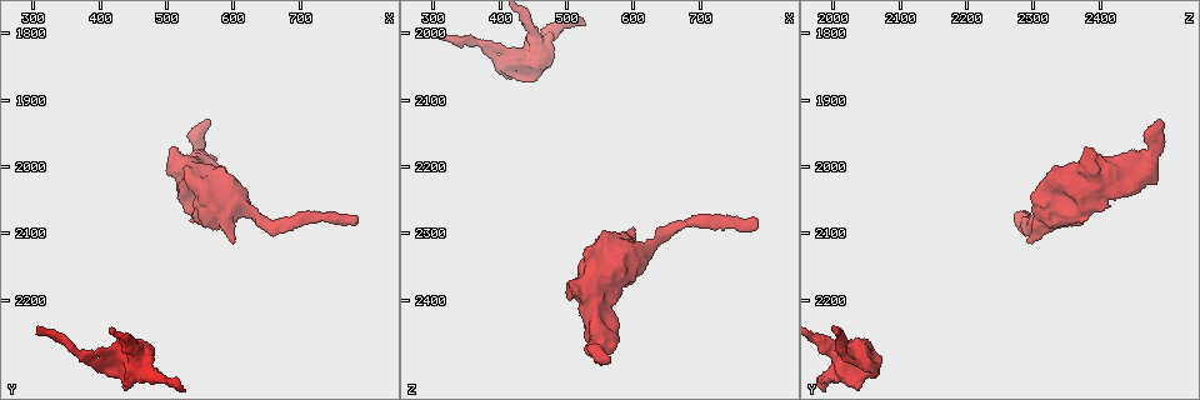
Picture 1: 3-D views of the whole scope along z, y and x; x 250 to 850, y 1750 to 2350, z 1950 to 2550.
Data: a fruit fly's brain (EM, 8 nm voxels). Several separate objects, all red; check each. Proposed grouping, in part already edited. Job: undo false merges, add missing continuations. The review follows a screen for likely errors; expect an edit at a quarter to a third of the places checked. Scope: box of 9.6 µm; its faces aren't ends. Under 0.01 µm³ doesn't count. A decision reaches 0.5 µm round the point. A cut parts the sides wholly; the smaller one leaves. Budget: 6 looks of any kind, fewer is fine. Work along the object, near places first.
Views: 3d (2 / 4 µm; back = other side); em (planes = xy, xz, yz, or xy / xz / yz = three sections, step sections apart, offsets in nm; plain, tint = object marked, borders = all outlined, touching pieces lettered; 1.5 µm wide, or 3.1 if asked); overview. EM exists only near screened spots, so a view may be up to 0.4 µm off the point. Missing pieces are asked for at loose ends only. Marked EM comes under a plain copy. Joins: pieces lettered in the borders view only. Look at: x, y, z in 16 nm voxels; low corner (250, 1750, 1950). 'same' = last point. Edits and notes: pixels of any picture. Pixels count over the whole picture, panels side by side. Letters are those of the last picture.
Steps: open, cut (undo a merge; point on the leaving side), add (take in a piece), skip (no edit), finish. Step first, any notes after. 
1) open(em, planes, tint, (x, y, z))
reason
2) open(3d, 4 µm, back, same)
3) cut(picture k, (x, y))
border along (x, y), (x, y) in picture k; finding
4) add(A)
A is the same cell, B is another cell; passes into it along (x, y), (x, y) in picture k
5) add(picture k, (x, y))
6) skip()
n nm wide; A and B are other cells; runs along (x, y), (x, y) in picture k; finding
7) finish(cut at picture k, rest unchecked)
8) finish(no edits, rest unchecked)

open(em, planes, borders, (600, 2110, 2290))
stops while still wide

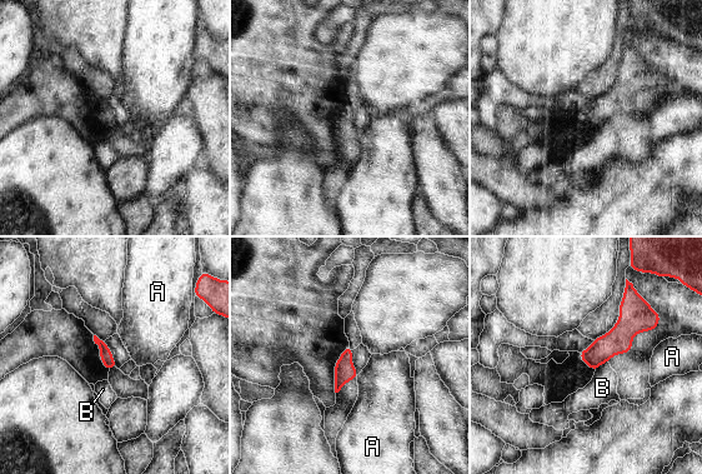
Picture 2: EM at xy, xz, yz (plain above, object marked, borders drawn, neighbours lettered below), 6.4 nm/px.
skip()
A and B are other cells; border along (607, 360), (595, 372) in picture 2; no lettered piece goes on from it

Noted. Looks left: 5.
open(em, planes, borders, (310, 2235, 2000))
an open end

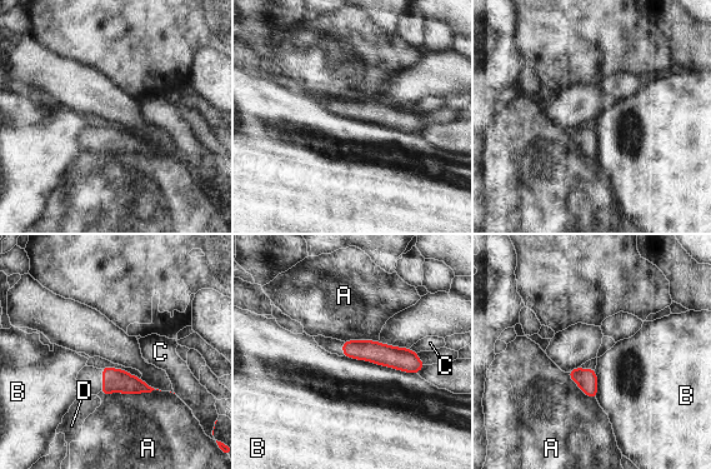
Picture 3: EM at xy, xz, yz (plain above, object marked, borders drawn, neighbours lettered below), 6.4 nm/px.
skip()
110 nm wide; A, B, C and D are other cells; border along (160, 390), (100, 393) in picture 3; no lettered piece goes on from it

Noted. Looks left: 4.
open(3d, 4 µm, (790, 2085, 2285))
end of a long branch

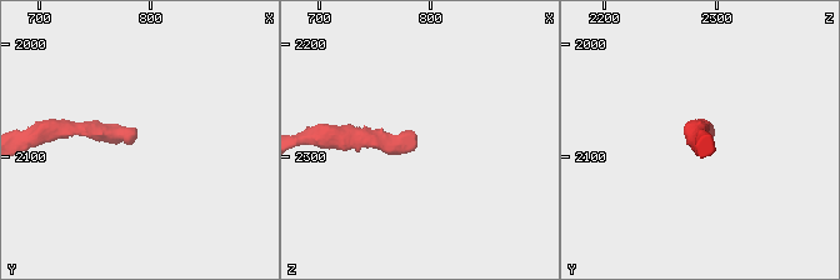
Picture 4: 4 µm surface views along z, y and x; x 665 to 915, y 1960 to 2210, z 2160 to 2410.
open(em, planes, borders, (784, 2086, 2288))

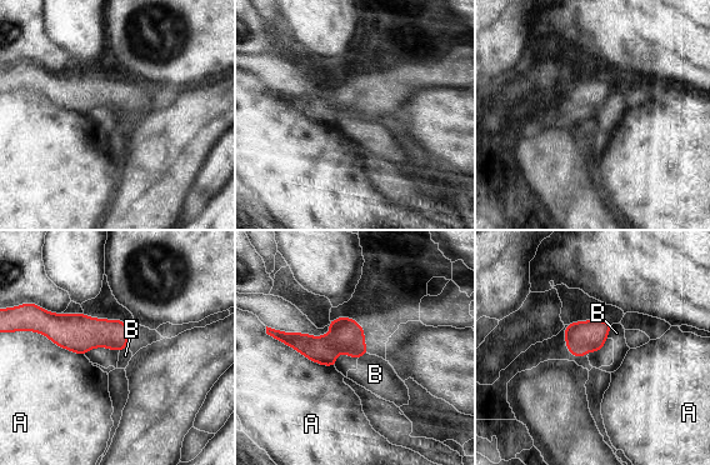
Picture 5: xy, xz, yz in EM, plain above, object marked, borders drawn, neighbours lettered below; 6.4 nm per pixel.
skip()
A touches over 460 nm; A and B are other cells; none of them fits

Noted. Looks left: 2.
finish(no edits, rest unchecked)

